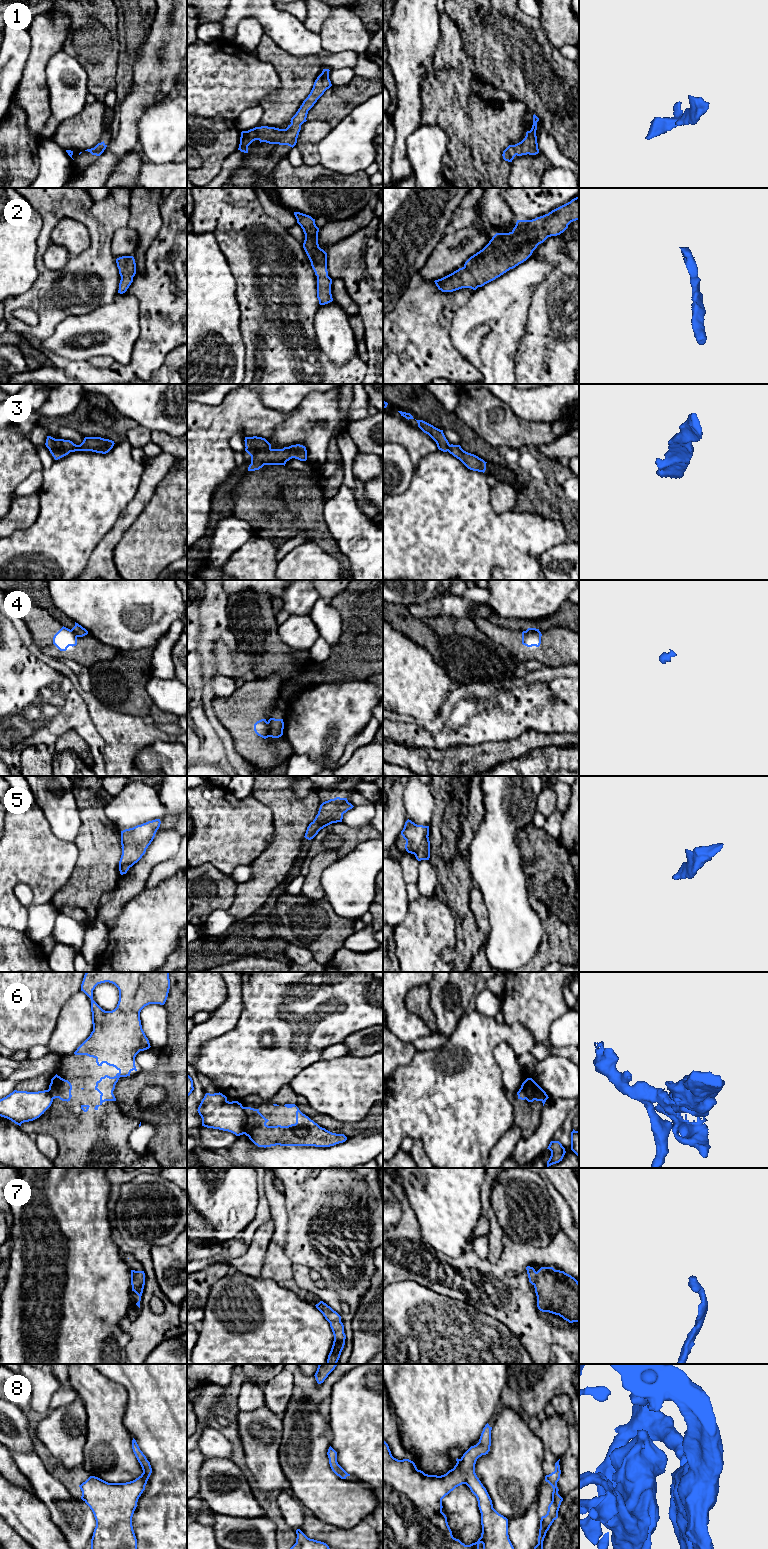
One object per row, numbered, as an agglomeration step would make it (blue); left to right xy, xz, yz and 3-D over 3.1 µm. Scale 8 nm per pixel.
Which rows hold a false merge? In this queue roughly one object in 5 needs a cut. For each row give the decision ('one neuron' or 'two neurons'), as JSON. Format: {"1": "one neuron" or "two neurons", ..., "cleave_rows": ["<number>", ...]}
{"1": "one neuron", "2": "one neuron", "3": "one neuron", "4": "two neurons", "5": "one neuron", "6": "two neurons", "7": "one neuron", "8": "one neuron", "cleave_rows": ["4", "6"]}

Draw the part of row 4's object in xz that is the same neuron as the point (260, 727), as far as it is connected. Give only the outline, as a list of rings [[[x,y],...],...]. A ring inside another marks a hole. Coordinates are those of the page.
[[[261,719],[257,721],[254,724],[254,731],[258,736],[264,739],[268,738],[269,737],[268,722],[266,721],[266,719]]]

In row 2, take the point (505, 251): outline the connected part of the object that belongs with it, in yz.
[[[579,196],[543,216],[532,220],[517,220],[511,232],[496,233],[482,250],[465,262],[462,268],[434,282],[442,292],[453,292],[462,288],[476,290],[526,261],[539,244],[548,237],[560,235],[576,220],[579,220]]]

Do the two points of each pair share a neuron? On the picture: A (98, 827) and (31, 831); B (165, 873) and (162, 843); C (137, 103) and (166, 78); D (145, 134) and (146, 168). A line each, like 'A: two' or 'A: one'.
A: two
B: two
C: one
D: two

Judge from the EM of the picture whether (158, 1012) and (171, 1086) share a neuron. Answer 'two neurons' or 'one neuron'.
two neurons

